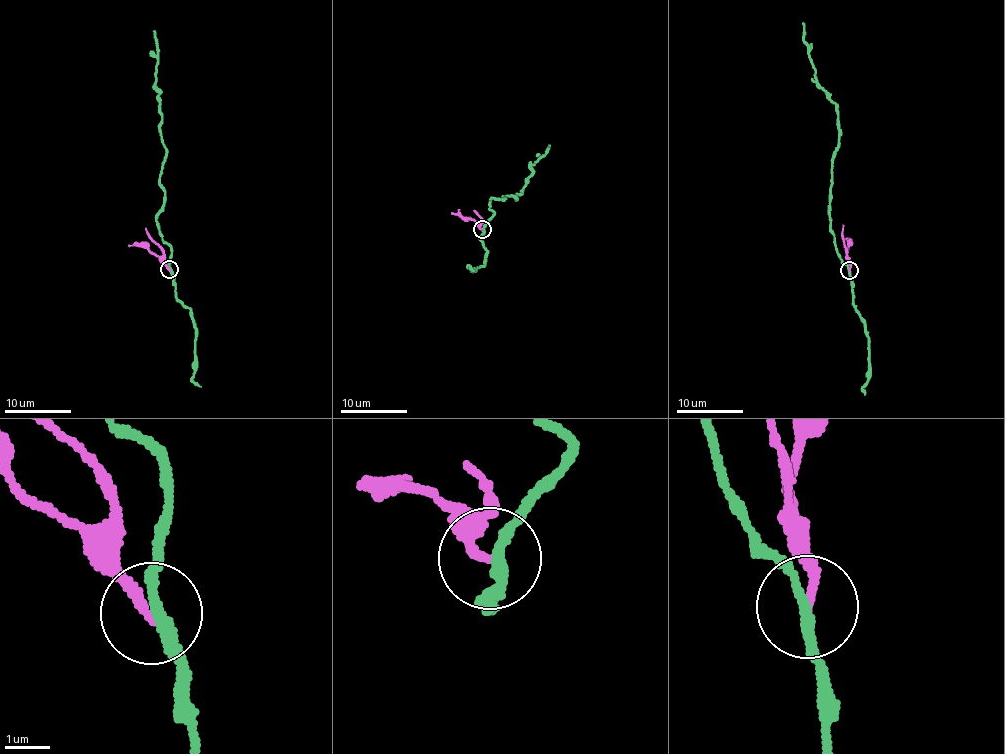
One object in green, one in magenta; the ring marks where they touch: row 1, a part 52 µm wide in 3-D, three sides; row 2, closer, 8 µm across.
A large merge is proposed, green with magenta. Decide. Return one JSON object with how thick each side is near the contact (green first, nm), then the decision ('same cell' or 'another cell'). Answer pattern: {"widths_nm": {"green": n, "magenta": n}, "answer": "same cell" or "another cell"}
{"widths_nm": {"green": 200, "magenta": 200}, "answer": "another cell"}

